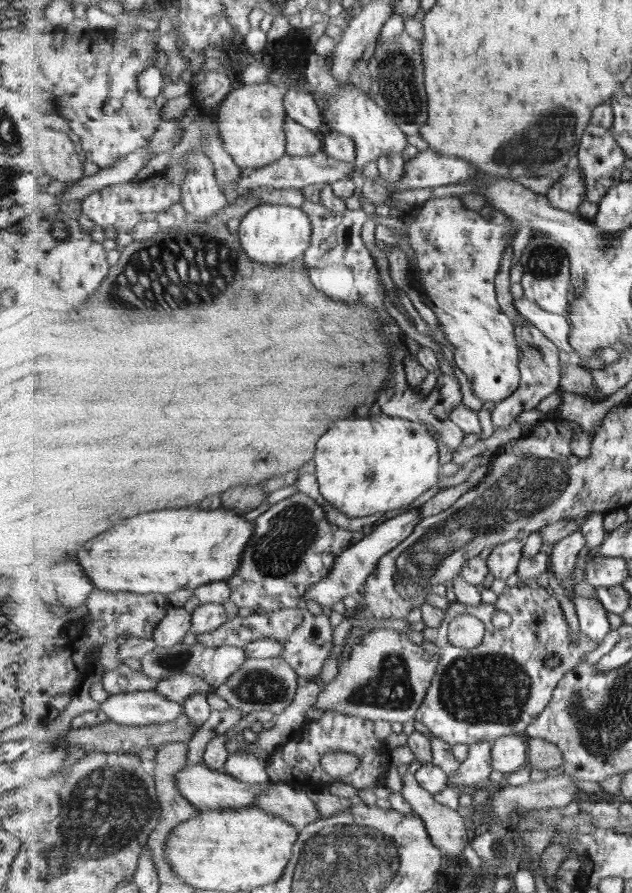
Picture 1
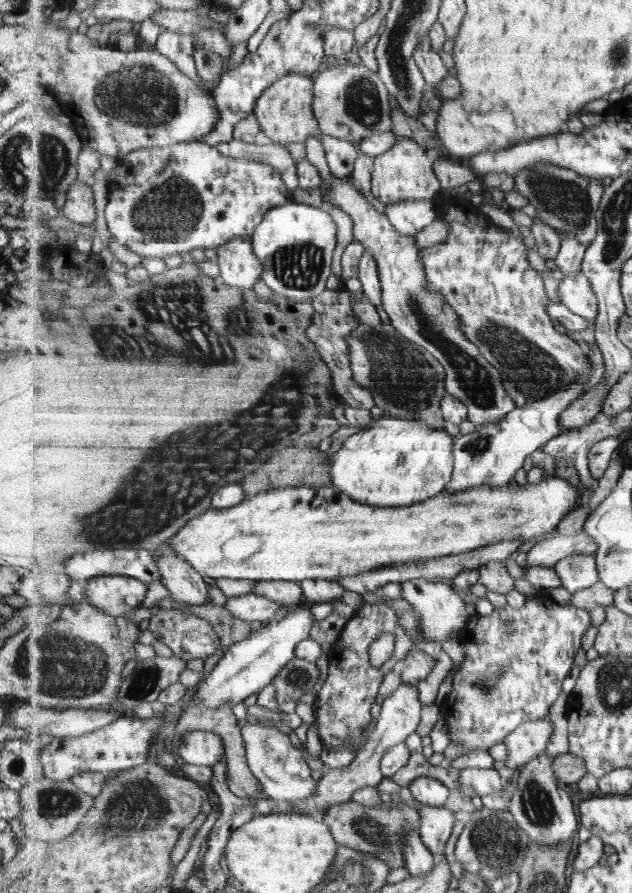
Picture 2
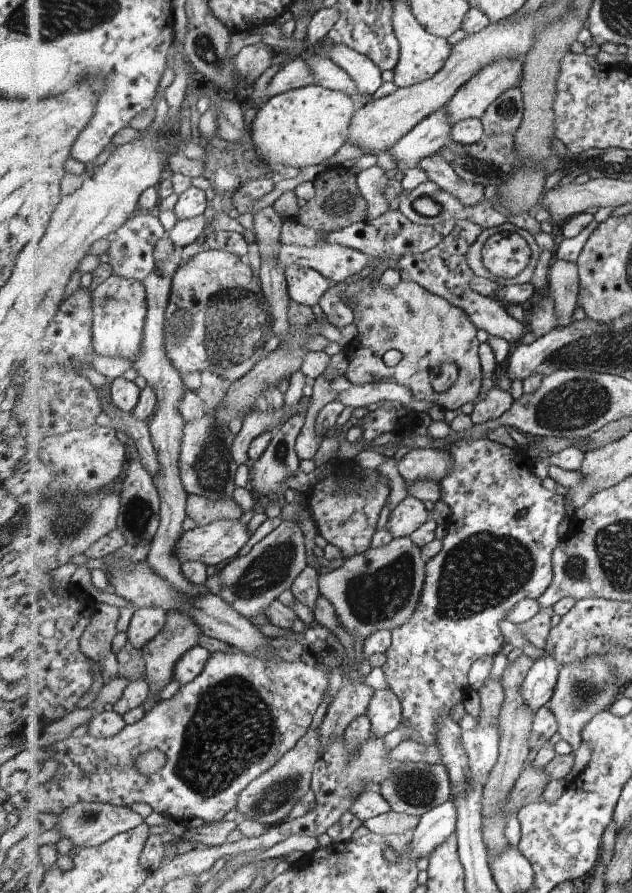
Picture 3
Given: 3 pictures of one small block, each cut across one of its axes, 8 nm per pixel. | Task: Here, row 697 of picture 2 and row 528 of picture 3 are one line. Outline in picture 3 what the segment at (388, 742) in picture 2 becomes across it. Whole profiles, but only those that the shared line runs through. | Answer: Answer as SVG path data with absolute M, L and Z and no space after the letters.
M410 495L397 504L389 515L388 526L393 538L407 537L431 519L430 512L418 497Z

